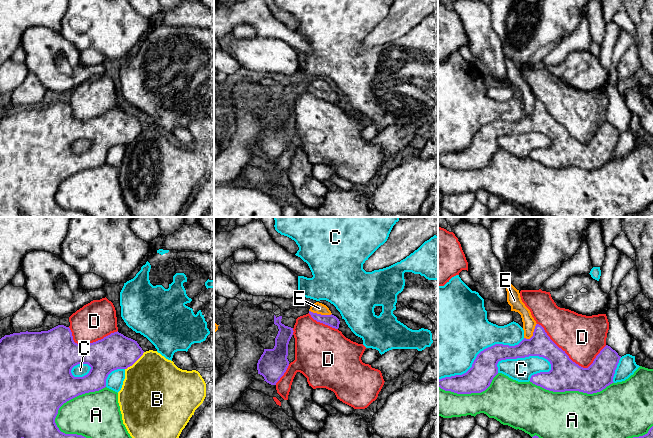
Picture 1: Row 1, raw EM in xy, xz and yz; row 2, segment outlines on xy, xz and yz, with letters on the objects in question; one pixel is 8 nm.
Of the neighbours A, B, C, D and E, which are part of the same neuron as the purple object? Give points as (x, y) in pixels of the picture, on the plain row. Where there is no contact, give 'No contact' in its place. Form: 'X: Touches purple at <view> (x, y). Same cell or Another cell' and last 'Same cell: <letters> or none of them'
A: Touches purple at xy (71, 174). Another cell
B: Touches purple at xy (134, 138). Another cell
C: Touches purple at yz (519, 133). Another cell
D: Touches purple at yz (571, 136). Another cell
E: Touches purple at xz (320, 90). Another cell
Same cell: none of them

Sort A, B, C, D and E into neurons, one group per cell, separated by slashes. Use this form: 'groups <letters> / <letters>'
groups A / B / C / D / E

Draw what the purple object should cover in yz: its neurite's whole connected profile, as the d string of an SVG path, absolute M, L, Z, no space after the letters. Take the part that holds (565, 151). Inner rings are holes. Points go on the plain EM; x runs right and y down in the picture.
M536 100L530 115L524 114L515 122L495 120L484 125L466 149L439 155L438 163L457 170L481 169L498 150L499 137L529 132L543 133L551 140L549 148L531 152L533 160L553 168L579 167L587 170L600 168L614 159L613 153L621 134L606 121L593 139L583 144L550 115L541 101Z

